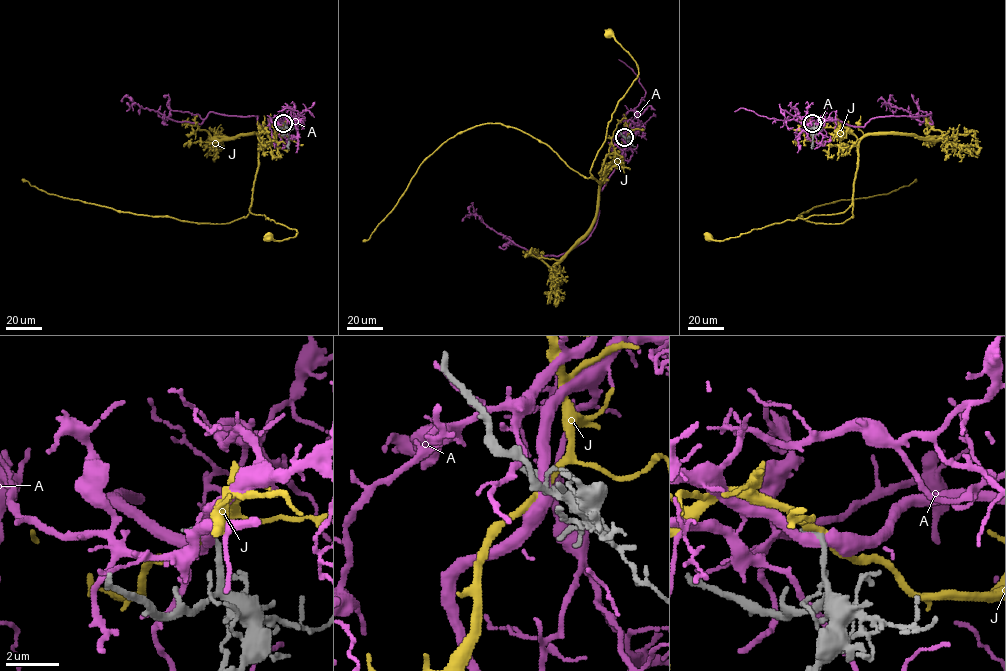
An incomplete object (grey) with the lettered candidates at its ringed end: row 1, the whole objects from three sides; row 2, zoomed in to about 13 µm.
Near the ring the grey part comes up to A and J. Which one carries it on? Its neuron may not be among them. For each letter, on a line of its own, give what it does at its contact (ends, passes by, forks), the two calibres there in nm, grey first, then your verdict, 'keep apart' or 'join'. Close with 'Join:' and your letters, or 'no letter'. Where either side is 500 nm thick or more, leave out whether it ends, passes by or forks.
A: it passes by; calibres 320 and 440 nm; keep apart
J: it passes by; calibres 300 and 240 nm; keep apart
Join: no letter

